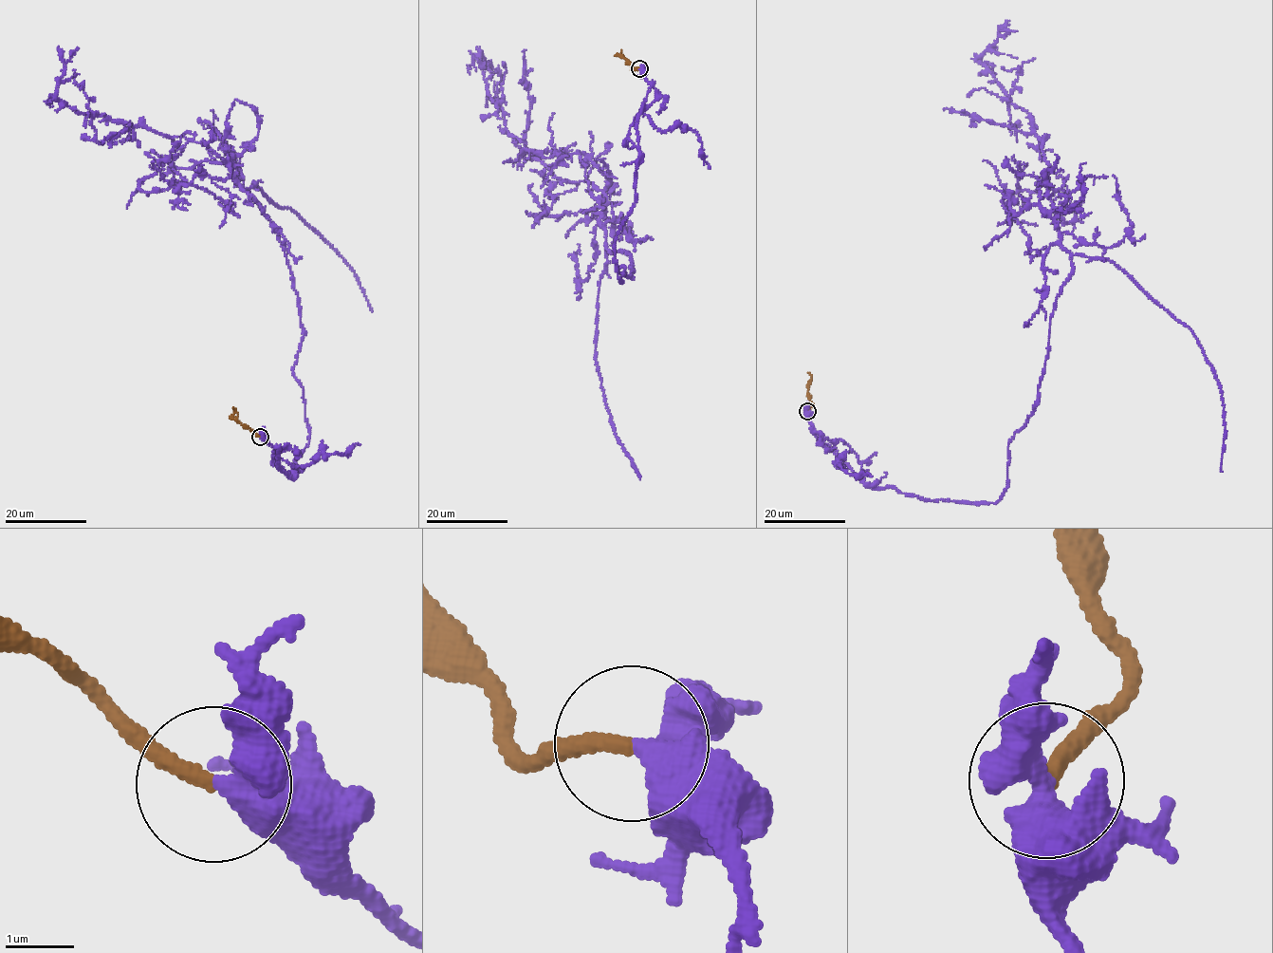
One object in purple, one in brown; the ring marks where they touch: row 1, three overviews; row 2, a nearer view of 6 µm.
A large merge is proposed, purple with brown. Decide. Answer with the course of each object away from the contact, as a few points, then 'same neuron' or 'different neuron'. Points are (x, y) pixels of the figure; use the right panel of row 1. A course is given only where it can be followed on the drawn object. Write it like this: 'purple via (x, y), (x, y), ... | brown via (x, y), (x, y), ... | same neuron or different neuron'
purple via (807, 411), (867, 485), (981, 503), (1006, 486), (1073, 266), (1040, 204), (1032, 121), (976, 60), (1016, 31) | brown via (807, 411), (812, 404), (807, 389), (811, 376), (808, 373) | same neuron

